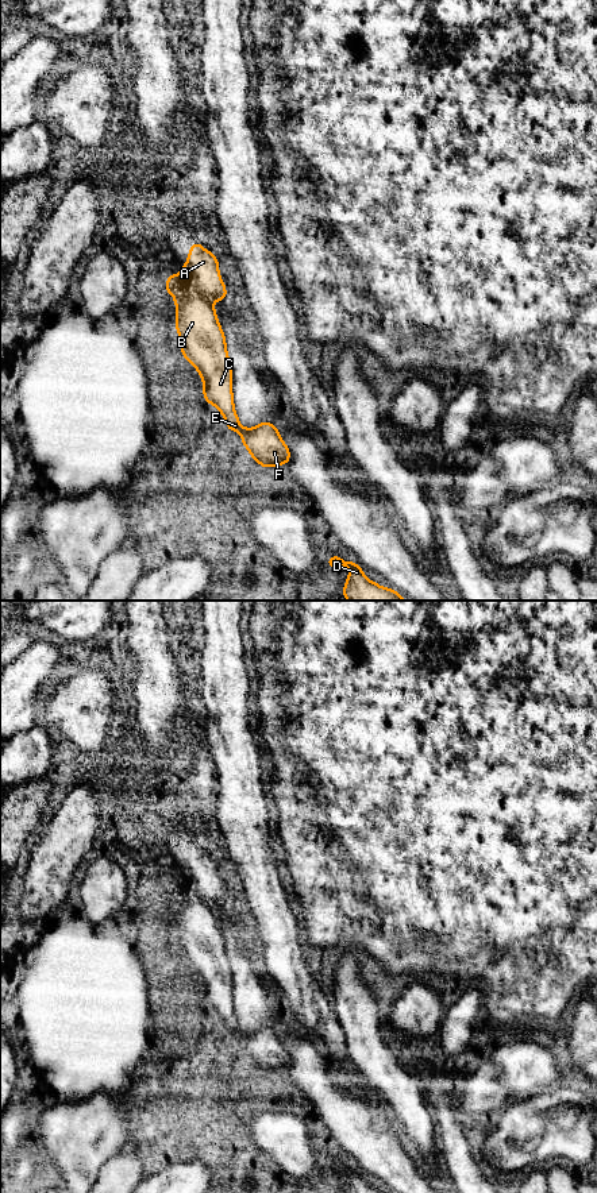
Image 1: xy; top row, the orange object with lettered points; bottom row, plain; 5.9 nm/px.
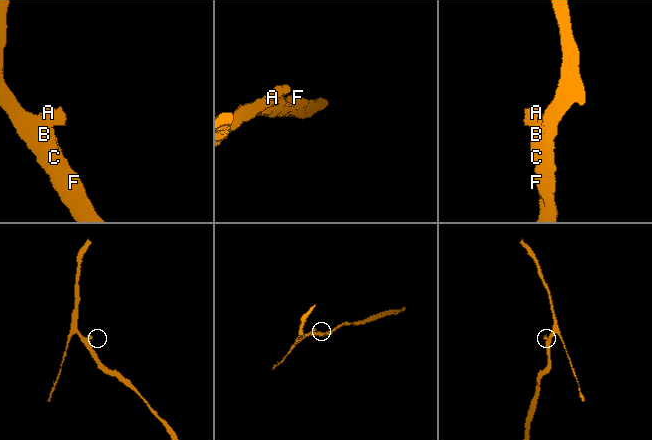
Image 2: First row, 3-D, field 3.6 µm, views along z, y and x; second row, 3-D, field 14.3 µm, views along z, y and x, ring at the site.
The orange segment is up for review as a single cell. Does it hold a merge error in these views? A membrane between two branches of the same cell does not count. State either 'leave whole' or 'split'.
split

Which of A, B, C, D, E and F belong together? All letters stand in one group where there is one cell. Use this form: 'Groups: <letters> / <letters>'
Groups: A / B C D E F

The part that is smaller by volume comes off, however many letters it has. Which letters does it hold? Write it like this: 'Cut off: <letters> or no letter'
Cut off: A

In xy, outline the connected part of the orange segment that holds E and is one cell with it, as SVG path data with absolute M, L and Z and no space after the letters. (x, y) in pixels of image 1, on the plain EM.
M174 877L167 880L165 897L174 901L177 915L174 931L178 935L181 958L201 981L204 1004L220 1015L227 1027L228 1038L236 1035L240 1039L243 1050L259 1070L270 1073L288 1069L290 1066L289 1053L271 1027L265 1026L250 1034L243 1032L239 1027L234 1012L232 970L227 958L226 941L211 906L203 901L184 880L176 880Z

